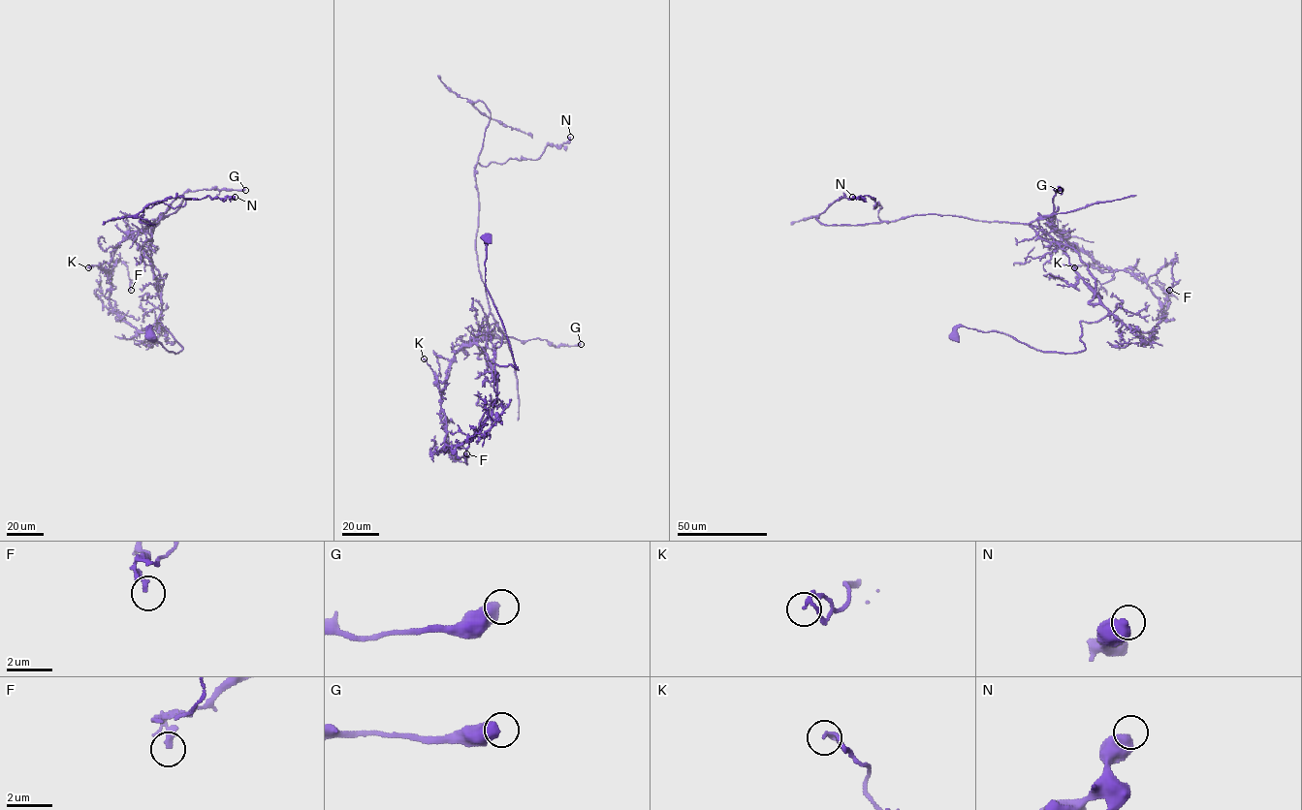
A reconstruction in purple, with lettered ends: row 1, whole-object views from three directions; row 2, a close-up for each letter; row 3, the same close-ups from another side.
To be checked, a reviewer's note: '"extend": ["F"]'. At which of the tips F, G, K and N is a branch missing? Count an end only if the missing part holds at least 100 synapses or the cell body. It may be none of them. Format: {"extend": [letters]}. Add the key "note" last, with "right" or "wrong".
{"extend": [], "note": "wrong"}

